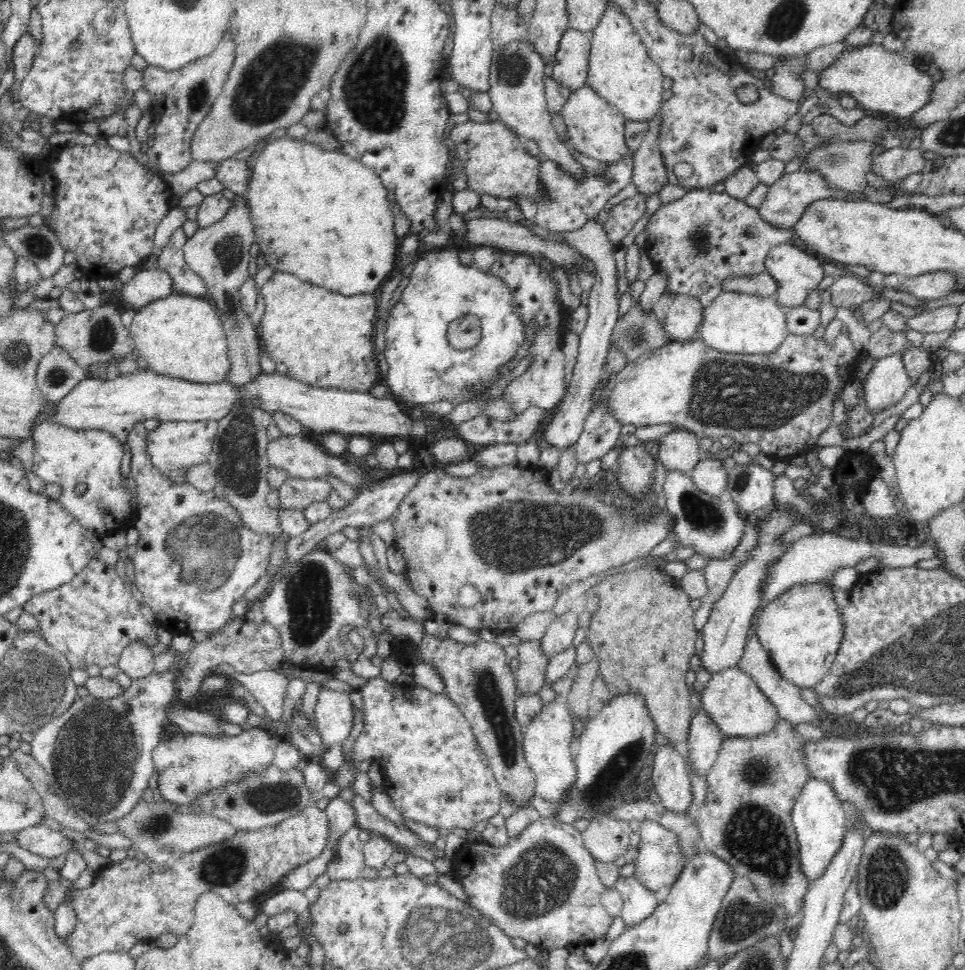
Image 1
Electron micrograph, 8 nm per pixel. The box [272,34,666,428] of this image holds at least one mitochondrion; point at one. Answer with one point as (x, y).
(375, 85)

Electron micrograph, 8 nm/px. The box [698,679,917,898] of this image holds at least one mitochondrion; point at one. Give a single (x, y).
(754, 837)

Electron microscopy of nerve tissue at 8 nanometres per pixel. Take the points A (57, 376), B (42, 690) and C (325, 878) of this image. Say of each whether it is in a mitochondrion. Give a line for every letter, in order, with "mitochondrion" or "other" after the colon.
A: mitochondrion
B: mitochondrion
C: other

